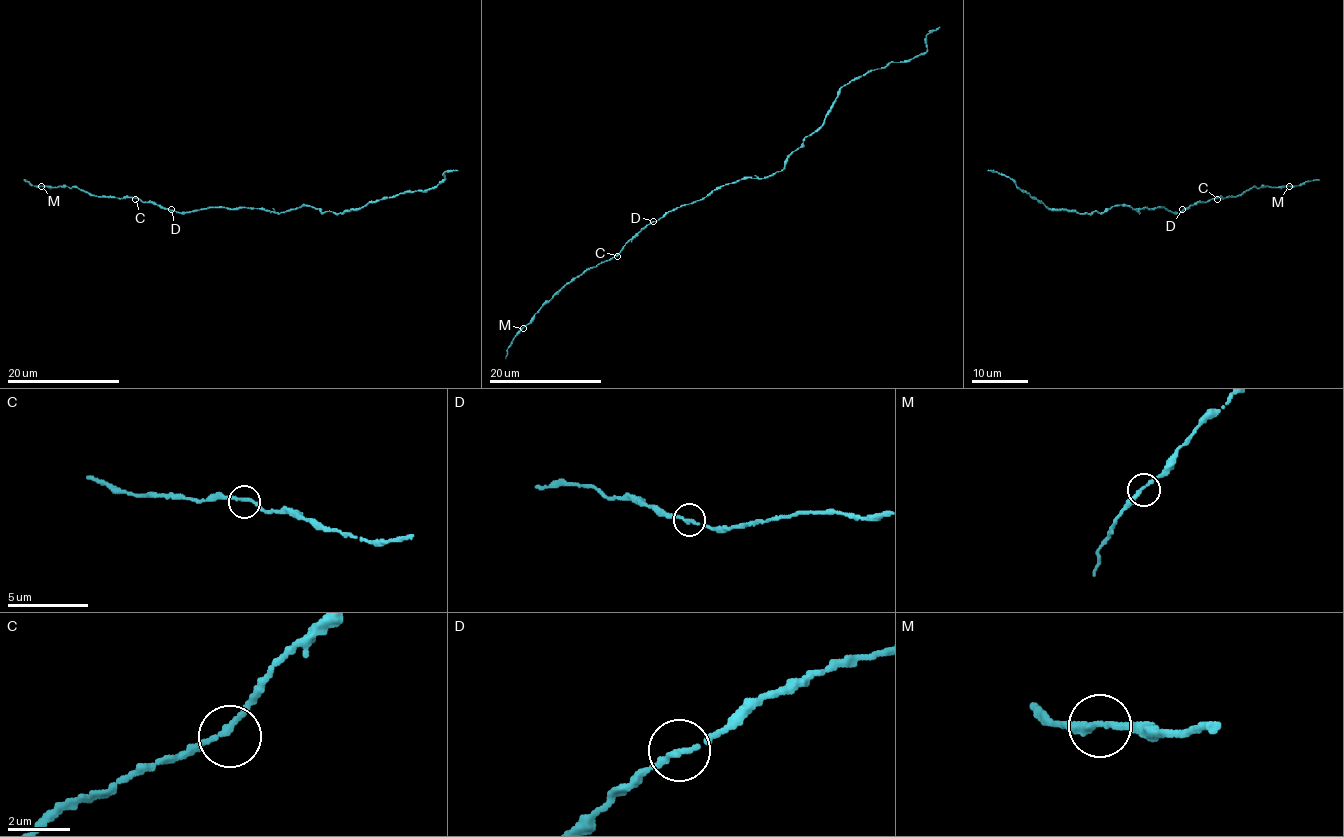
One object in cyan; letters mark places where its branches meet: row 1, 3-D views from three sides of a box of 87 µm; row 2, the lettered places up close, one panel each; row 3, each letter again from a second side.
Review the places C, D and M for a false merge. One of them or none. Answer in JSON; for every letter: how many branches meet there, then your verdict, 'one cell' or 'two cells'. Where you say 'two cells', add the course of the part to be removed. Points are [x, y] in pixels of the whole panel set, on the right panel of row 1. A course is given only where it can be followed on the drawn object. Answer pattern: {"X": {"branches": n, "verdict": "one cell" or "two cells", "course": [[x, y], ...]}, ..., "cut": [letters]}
{"C": {"branches": 2, "verdict": "one cell"}, "D": {"branches": 2, "verdict": "one cell"}, "M": {"branches": 2, "verdict": "one cell"}, "cut": []}

